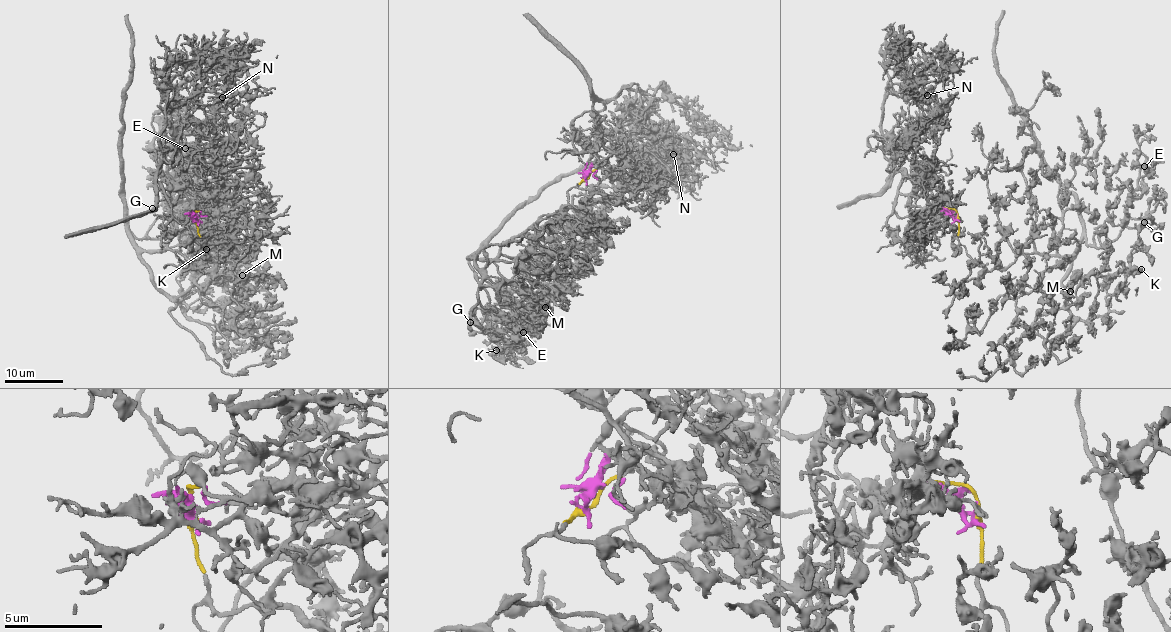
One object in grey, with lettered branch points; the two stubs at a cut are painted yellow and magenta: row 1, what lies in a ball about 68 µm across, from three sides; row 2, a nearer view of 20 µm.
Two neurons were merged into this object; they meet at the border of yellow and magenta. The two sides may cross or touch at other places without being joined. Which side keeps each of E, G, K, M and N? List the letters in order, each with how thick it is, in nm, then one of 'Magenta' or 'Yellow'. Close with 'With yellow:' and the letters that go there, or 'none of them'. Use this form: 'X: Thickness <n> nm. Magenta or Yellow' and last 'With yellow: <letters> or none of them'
E: Thickness 120 nm. Yellow
G: Thickness 240 nm. Yellow
K: Thickness 460 nm. Yellow
M: Thickness 120 nm. Yellow
N: Thickness 70 nm. Magenta
With yellow: E, G, K, M

